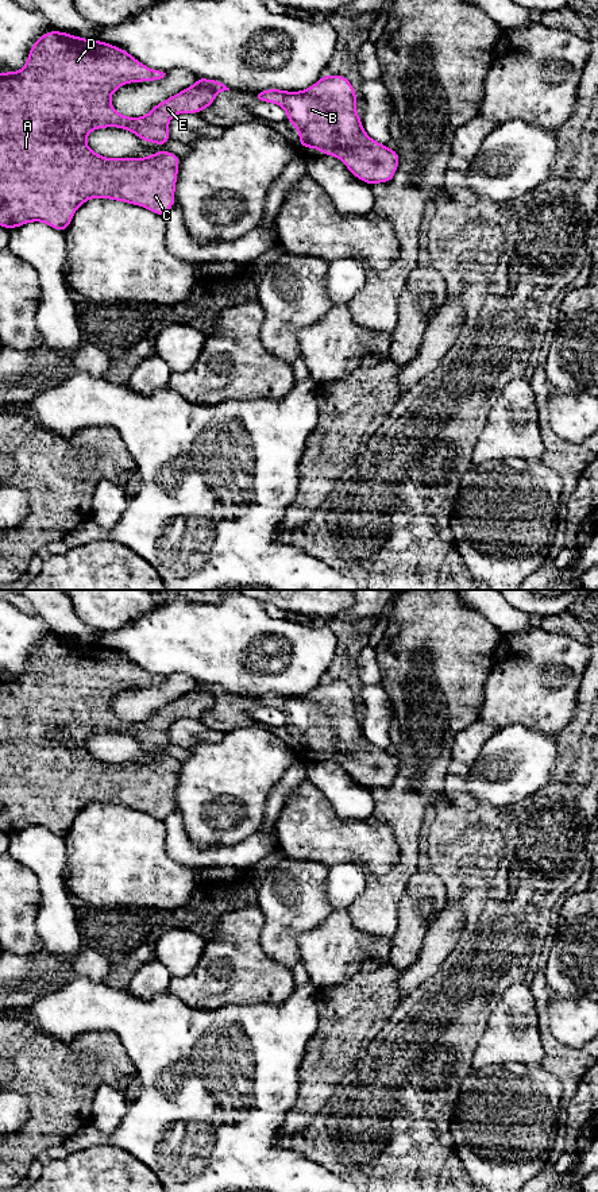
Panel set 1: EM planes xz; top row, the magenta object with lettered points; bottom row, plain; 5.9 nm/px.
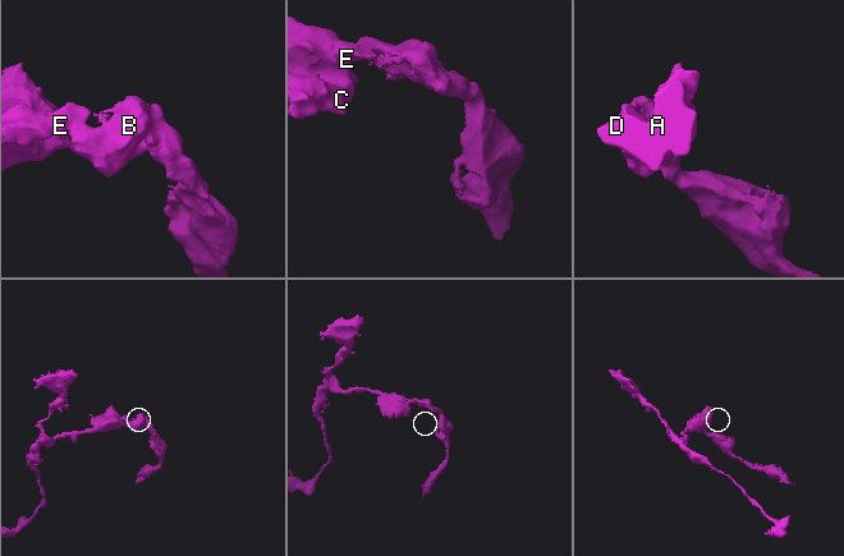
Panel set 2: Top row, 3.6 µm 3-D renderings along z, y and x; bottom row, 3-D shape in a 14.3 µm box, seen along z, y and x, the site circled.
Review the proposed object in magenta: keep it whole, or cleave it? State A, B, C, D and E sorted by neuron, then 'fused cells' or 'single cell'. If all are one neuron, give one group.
A C D E / B | fused cells

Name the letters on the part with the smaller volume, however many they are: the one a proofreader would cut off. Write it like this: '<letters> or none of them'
B

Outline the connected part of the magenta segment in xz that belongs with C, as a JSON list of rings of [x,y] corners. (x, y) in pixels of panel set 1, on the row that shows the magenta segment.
[[[49,31],[39,36],[22,70],[0,74],[0,225],[12,229],[31,221],[42,221],[63,232],[77,208],[94,197],[135,204],[163,216],[175,204],[180,157],[161,151],[146,158],[105,158],[86,146],[86,136],[97,128],[116,127],[131,131],[143,142],[165,144],[171,140],[169,120],[174,115],[200,113],[213,104],[216,92],[212,88],[192,85],[157,104],[142,117],[127,117],[112,108],[111,94],[121,85],[157,81],[165,74],[144,66],[126,50],[97,39],[84,39],[61,31]]]

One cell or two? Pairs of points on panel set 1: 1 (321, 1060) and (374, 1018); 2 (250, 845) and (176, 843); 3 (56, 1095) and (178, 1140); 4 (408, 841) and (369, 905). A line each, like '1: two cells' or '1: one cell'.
1: one cell
2: one cell
3: two cells
4: one cell

